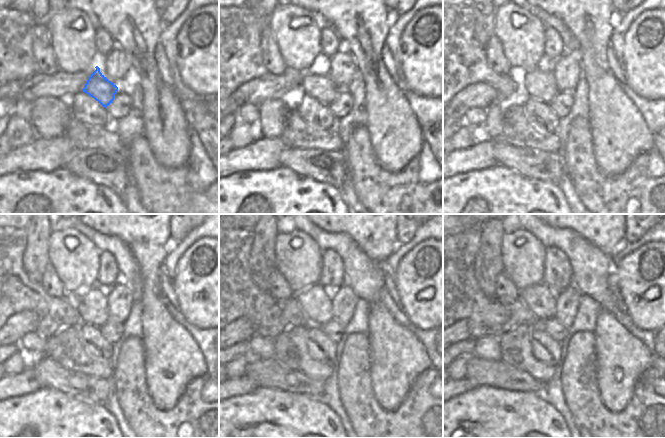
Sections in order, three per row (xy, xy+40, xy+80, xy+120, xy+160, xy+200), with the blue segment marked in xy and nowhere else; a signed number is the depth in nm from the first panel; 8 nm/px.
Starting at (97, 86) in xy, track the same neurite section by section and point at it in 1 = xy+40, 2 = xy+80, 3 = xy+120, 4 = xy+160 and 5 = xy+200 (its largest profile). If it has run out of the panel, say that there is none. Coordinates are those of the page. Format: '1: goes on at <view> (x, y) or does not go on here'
1: goes on at xy+40 (317, 84)
2: goes on at xy+80 (539, 83)
3: goes on at xy+120 (92, 305)
4: goes on at xy+160 (316, 302)
5: goes on at xy+200 (540, 300)

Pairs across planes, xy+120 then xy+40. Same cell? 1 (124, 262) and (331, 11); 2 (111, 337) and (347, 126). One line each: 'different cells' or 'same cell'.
1: different cells
2: different cells

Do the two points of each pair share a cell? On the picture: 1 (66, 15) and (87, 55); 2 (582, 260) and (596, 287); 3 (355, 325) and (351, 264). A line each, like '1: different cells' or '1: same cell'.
1: same cell
2: same cell
3: different cells

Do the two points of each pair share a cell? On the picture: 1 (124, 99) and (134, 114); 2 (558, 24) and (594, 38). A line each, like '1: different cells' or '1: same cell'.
1: different cells
2: different cells

